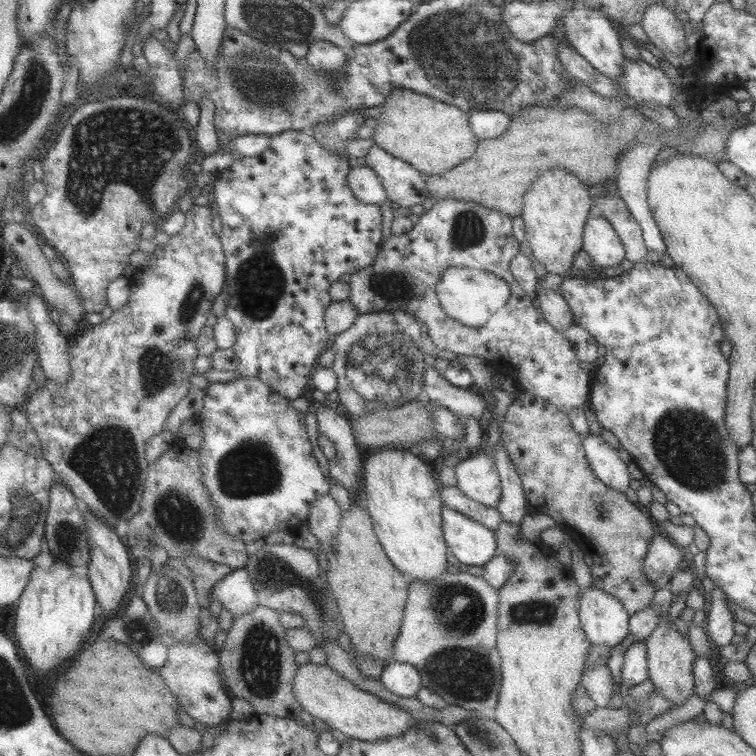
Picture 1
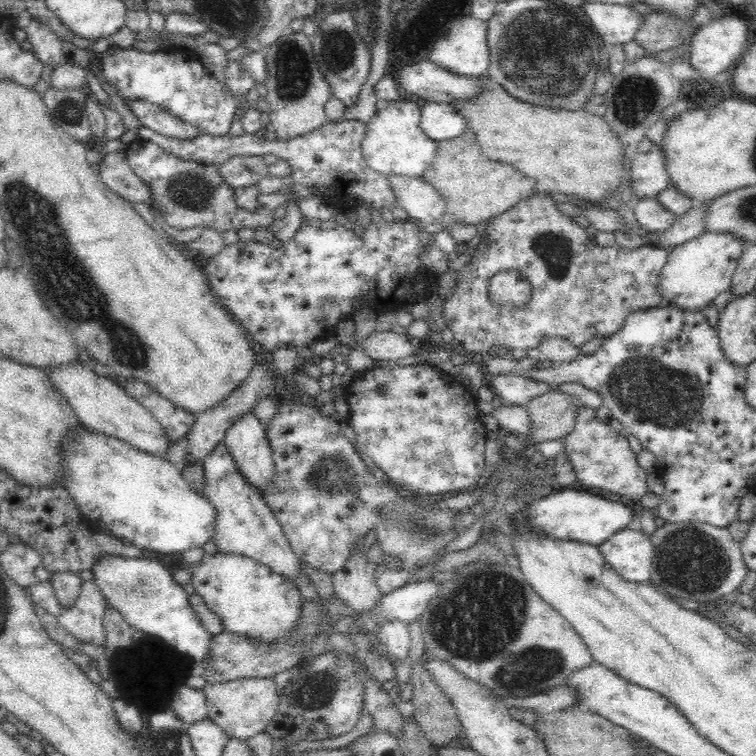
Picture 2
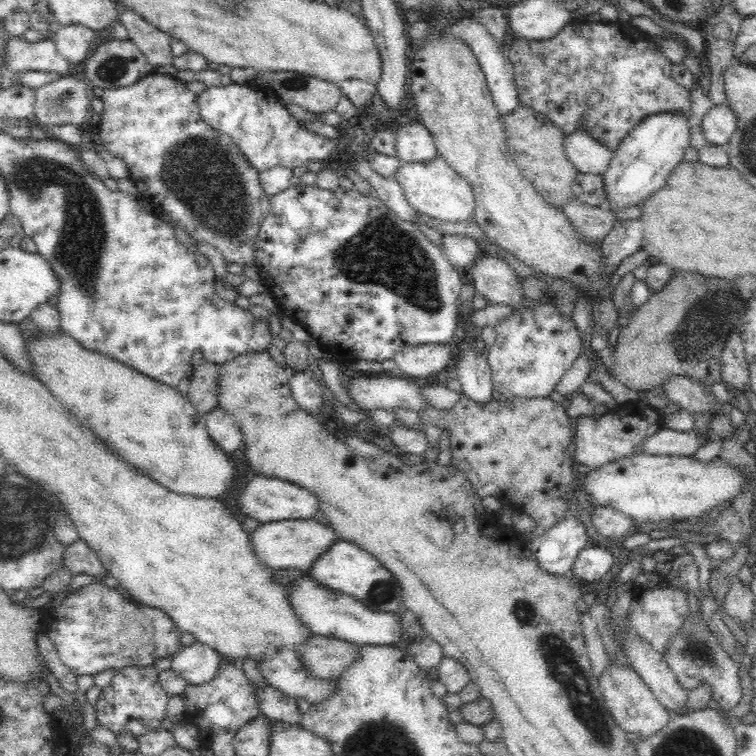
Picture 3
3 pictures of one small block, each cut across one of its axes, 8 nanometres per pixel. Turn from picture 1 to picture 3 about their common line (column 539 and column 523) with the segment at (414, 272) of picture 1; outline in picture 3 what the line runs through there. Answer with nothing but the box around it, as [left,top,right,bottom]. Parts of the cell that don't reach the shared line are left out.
[488,298,582,400]

